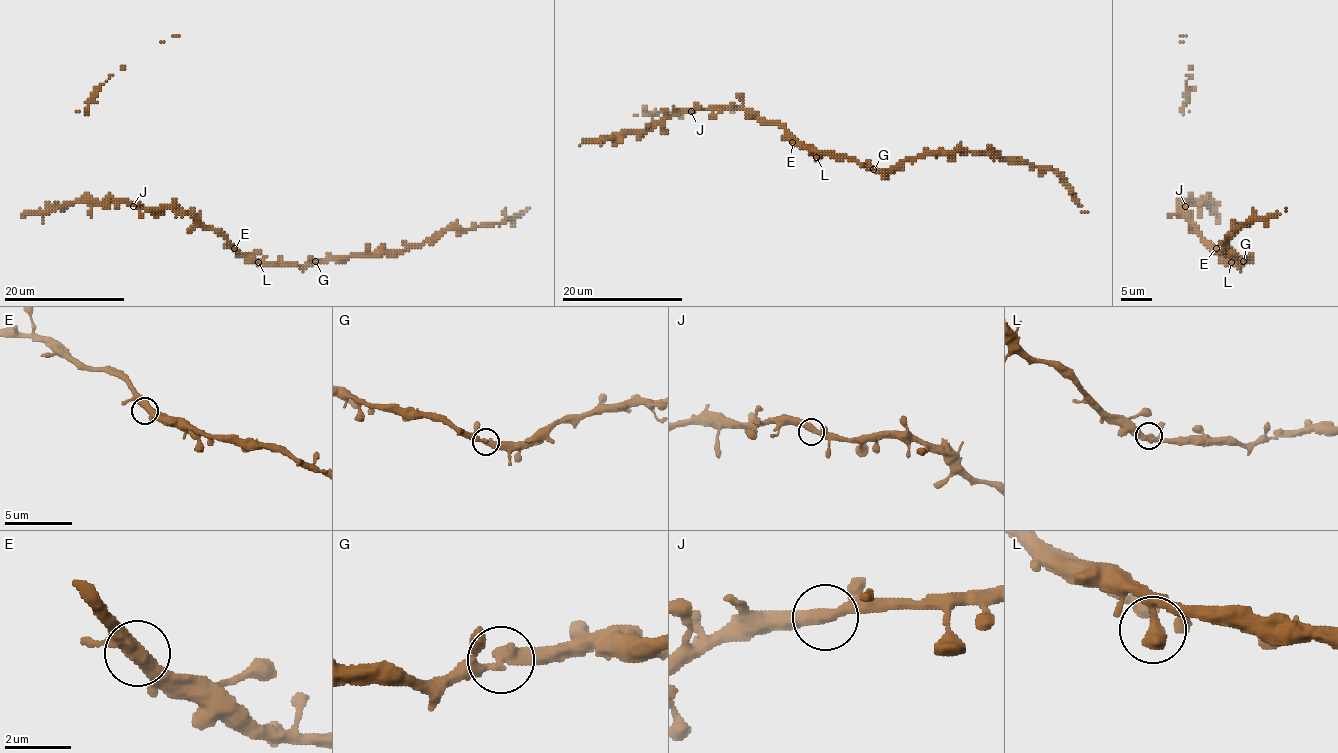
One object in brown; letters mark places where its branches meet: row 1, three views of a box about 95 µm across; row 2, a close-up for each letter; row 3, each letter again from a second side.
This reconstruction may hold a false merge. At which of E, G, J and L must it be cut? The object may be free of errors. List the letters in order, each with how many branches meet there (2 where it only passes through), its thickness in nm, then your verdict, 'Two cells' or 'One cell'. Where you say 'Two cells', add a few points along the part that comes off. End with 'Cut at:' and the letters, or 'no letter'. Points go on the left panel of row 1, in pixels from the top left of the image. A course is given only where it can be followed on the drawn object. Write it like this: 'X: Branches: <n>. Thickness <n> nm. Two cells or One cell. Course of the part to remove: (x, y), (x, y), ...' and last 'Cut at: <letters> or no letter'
E: Branches: 2. Thickness 480 nm. One cell
G: Branches: 2. Thickness 400 nm. One cell
J: Branches: 2. Thickness 400 nm. One cell
L: Branches: 2. Thickness 360 nm. One cell
Cut at: no letter

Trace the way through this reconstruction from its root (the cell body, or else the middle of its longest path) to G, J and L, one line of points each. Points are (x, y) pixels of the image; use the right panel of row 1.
G: (1213, 250), (1226, 263), (1238, 265), (1243, 262)
J: (1213, 250), (1184, 215), (1185, 206)
L: (1213, 250), (1225, 262), (1231, 262)

